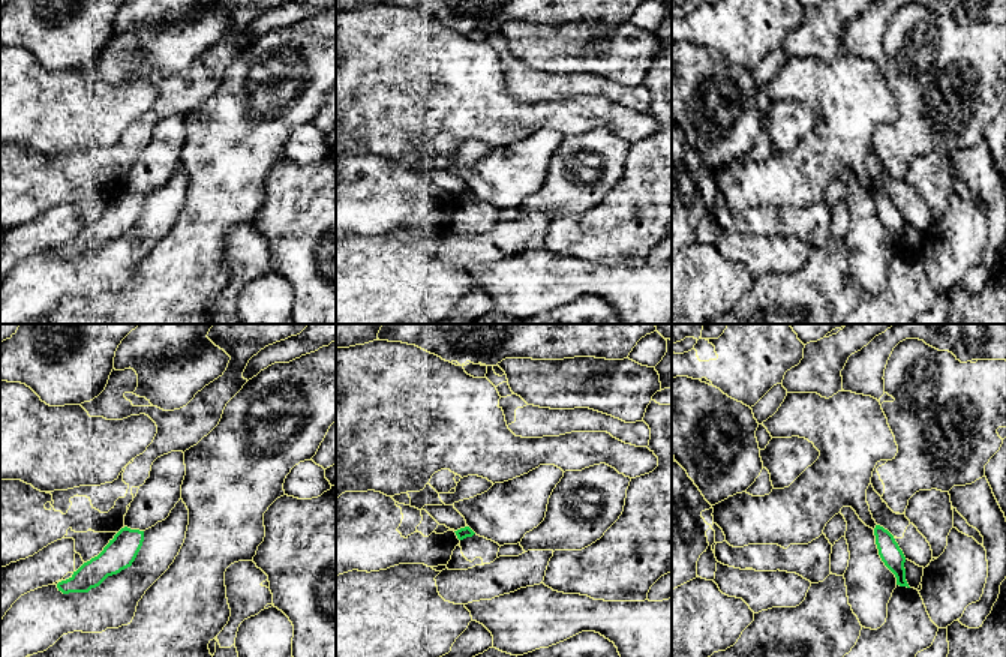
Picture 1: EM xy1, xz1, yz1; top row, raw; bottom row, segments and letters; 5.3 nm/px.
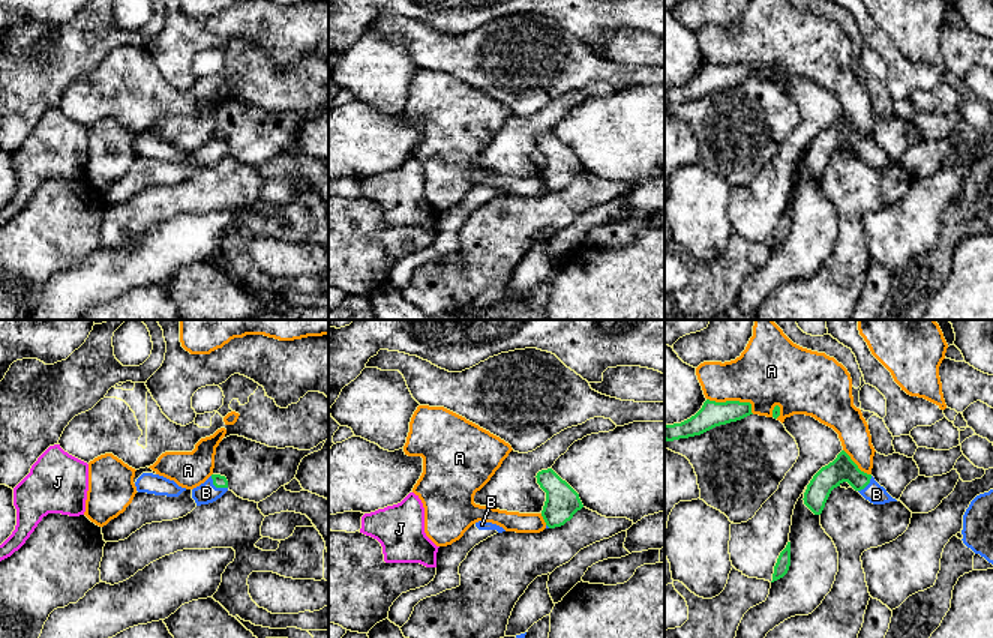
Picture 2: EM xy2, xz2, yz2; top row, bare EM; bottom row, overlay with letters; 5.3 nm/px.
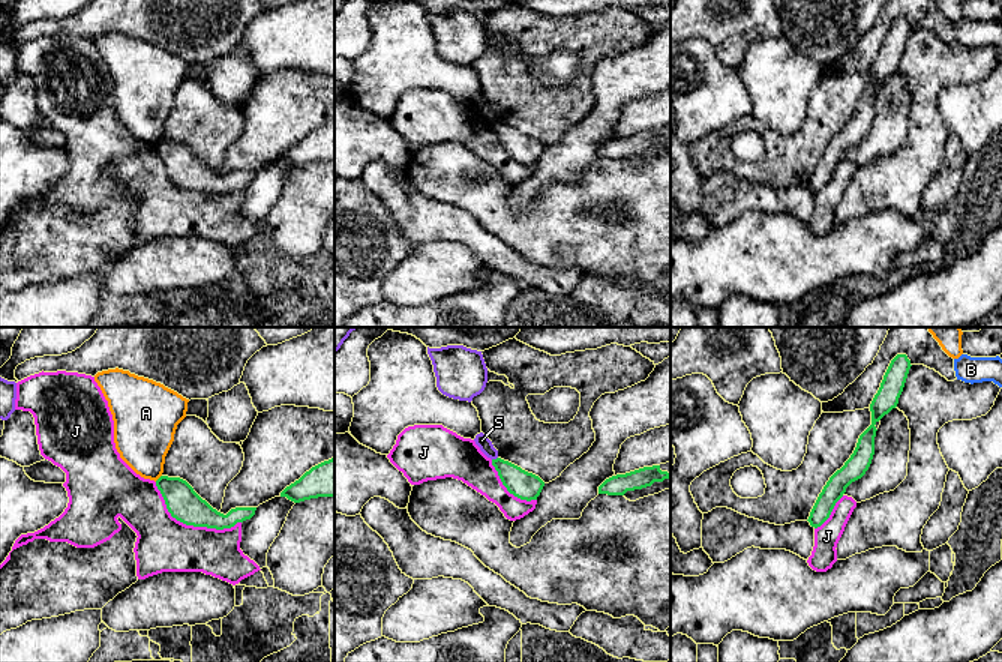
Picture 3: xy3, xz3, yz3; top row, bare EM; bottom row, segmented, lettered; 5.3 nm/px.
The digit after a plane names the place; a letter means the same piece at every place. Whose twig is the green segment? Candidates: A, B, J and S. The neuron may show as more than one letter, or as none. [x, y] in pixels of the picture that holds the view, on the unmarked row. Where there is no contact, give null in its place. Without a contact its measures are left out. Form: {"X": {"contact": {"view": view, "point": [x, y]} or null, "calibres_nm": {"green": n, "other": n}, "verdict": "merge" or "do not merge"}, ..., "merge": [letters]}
{"A": {"contact": {"view": "yz2", "point": [734, 65]}, "calibres_nm": {"green": 140, "other": 360}, "verdict": "do not merge"}, "B": {"contact": {"view": "xy2", "point": [216, 150]}, "calibres_nm": {"green": 70, "other": 110}, "verdict": "merge"}, "J": {"contact": {"view": "xy3", "point": [189, 188]}, "calibres_nm": {"green": 180, "other": 300}, "verdict": "do not merge"}, "S": {"contact": {"view": "xz3", "point": [494, 123]}, "calibres_nm": {"green": 150, "other": 70}, "verdict": "do not merge"}, "merge": ["B"]}

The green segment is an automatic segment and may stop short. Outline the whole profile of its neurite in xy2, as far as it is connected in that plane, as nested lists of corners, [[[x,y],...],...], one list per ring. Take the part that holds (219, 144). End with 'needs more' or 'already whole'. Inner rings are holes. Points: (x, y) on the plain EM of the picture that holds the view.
[[[212,138],[204,147],[192,153],[192,162],[196,170],[208,168],[220,162],[228,155],[225,140]]] | needs more

